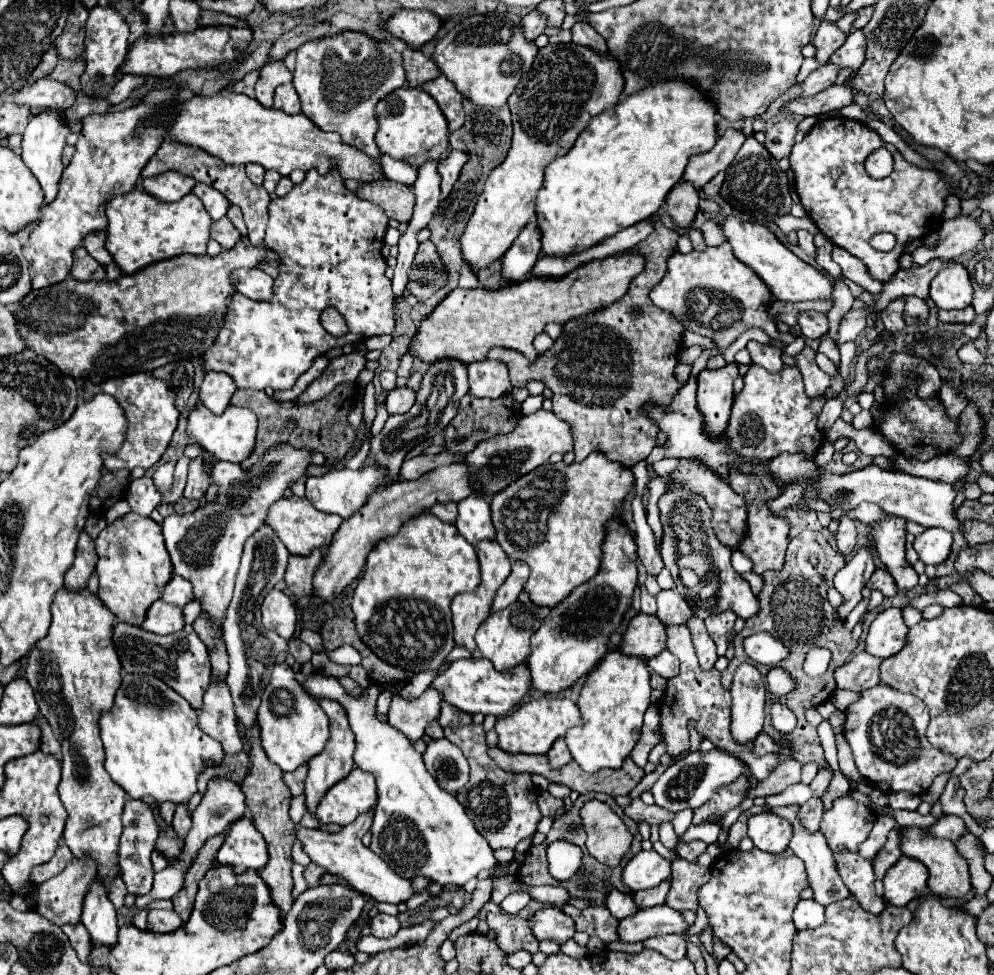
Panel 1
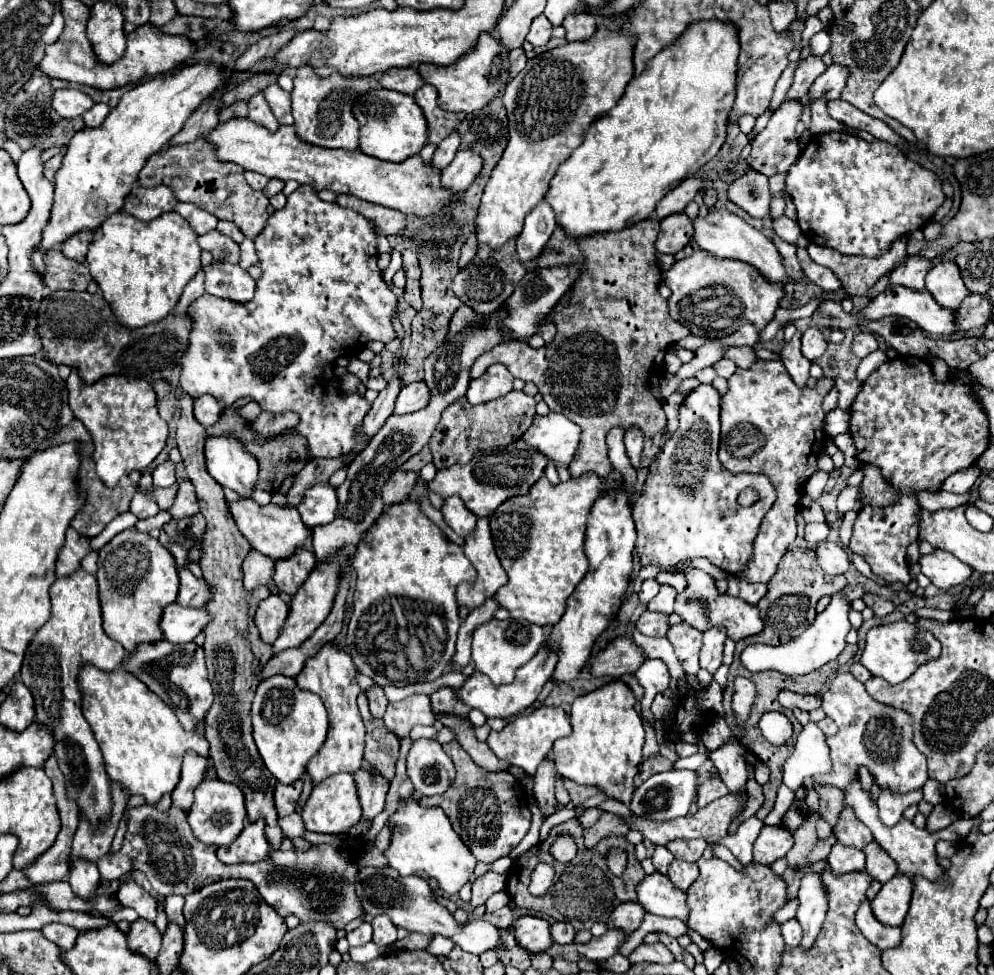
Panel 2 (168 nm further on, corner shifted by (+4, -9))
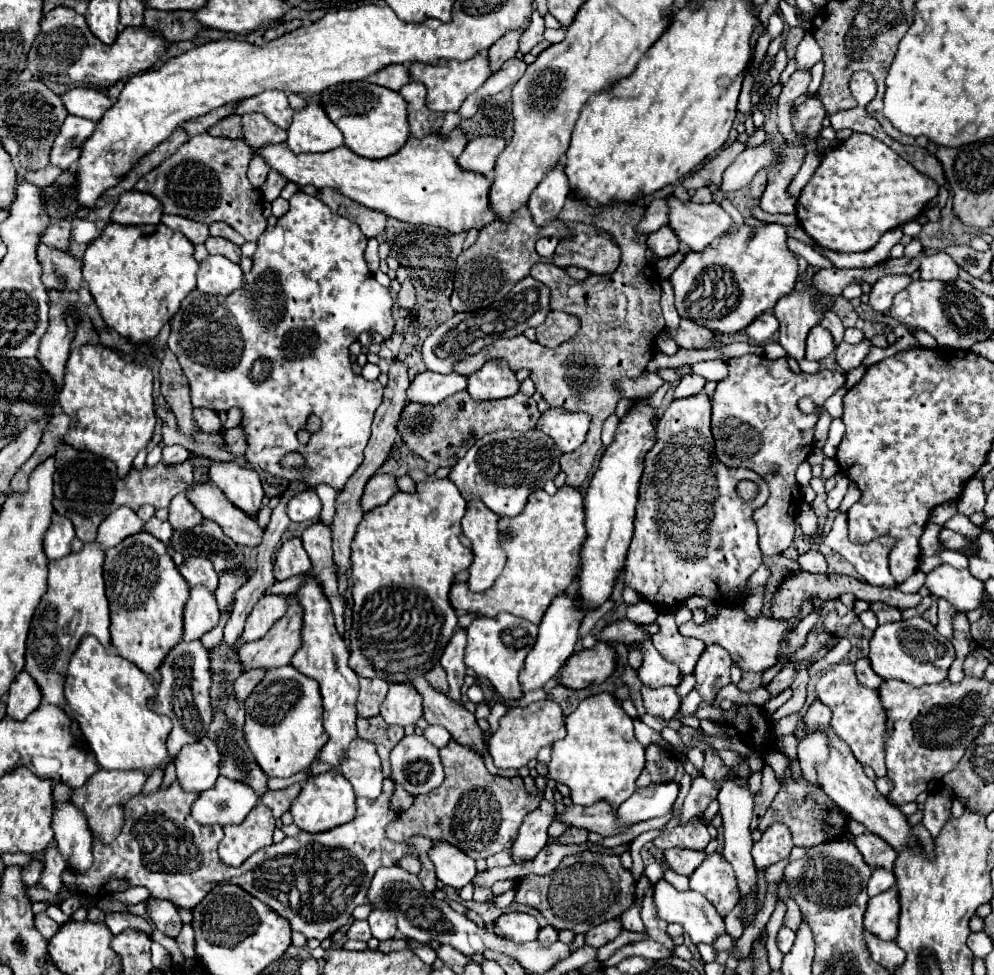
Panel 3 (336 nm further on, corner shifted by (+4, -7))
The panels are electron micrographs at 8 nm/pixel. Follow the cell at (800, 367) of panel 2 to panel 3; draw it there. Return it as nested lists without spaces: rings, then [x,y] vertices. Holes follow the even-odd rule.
[[[808,266],[806,272],[800,276],[802,282],[804,282],[804,288],[802,290],[792,290],[790,294],[782,296],[774,308],[774,314],[776,318],[780,320],[780,344],[782,348],[796,360],[802,360],[804,358],[804,350],[806,350],[806,336],[810,332],[812,326],[816,326],[822,318],[824,318],[824,312],[832,310],[834,306],[834,296],[830,294],[824,294],[820,292],[816,286],[812,286],[812,278],[814,274],[818,272],[820,268],[812,268]]]

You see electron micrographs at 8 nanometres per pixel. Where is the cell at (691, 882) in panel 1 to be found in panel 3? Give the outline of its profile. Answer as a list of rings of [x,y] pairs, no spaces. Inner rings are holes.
[[[670,848],[664,852],[668,866],[676,872],[676,874],[684,874],[690,876],[706,858],[706,852],[698,850],[684,850],[684,848]]]

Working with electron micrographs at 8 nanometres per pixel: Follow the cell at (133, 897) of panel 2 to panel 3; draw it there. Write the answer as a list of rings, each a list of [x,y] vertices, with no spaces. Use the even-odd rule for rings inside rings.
[[[148,900],[148,912],[150,912],[150,918],[152,922],[156,924],[156,928],[170,936],[170,938],[176,938],[182,930],[182,918],[178,914],[178,908],[168,902],[168,900]]]

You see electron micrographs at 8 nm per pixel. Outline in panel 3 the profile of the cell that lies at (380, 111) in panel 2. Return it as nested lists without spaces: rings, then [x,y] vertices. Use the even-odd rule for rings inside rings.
[[[366,80],[330,86],[318,94],[318,102],[326,116],[342,130],[344,146],[358,156],[386,158],[392,152],[398,152],[404,146],[404,140],[410,136],[408,118],[404,116],[408,104],[404,104],[404,98],[398,92],[386,90]]]

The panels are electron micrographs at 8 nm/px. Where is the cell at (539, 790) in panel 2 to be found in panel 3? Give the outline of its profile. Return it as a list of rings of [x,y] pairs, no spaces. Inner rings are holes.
[[[544,800],[544,804],[536,810],[536,812],[530,812],[520,830],[518,830],[518,836],[512,844],[512,858],[514,862],[524,862],[524,860],[532,860],[548,842],[548,826],[550,822],[554,820],[554,806]]]

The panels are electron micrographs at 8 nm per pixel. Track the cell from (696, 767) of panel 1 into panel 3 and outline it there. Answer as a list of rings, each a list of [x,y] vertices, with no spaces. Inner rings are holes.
[[[676,782],[652,784],[646,788],[638,788],[622,806],[616,810],[618,824],[636,824],[642,820],[650,820],[656,816],[664,816],[672,810],[678,796]]]

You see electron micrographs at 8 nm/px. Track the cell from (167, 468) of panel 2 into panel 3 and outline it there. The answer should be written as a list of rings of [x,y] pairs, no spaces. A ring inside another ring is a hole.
[[[164,446],[162,448],[162,460],[166,464],[180,464],[190,456],[190,452],[182,446]]]

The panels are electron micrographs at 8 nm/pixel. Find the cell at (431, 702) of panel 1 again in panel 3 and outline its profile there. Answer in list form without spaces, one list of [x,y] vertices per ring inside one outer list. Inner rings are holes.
[[[408,682],[390,684],[380,714],[388,724],[414,726],[422,718],[422,696]]]

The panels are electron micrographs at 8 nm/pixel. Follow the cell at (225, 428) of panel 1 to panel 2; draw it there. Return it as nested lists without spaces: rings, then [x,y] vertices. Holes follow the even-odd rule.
[[[208,436],[204,452],[208,472],[222,488],[230,488],[240,496],[252,494],[258,478],[258,462],[236,436]]]

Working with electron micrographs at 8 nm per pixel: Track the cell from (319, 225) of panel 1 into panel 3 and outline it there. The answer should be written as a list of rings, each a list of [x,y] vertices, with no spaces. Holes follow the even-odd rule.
[[[296,192],[290,198],[290,210],[278,220],[275,226],[269,226],[258,239],[258,250],[252,256],[252,270],[248,274],[244,274],[244,288],[224,296],[210,296],[210,294],[202,294],[200,290],[192,290],[184,300],[180,310],[174,314],[172,322],[172,330],[170,330],[170,338],[168,338],[168,348],[176,354],[176,358],[182,364],[182,370],[190,382],[190,398],[192,398],[192,406],[194,408],[208,408],[214,412],[228,412],[230,408],[240,408],[242,410],[242,428],[244,428],[244,438],[246,438],[246,454],[244,458],[254,464],[260,466],[264,472],[284,478],[288,482],[302,482],[308,484],[308,488],[316,488],[318,484],[328,484],[336,490],[344,488],[346,480],[352,476],[352,472],[356,472],[356,468],[360,466],[360,460],[364,458],[362,452],[368,444],[370,438],[370,424],[374,418],[376,408],[382,402],[382,384],[378,380],[370,382],[364,380],[362,376],[356,376],[352,372],[350,366],[350,354],[348,354],[348,346],[352,342],[358,340],[358,336],[366,330],[378,330],[384,338],[390,338],[394,332],[394,318],[392,318],[392,304],[394,300],[390,298],[388,288],[380,286],[374,276],[370,274],[366,260],[364,260],[364,250],[366,250],[366,238],[360,232],[360,228],[356,224],[352,224],[348,218],[332,214],[326,204],[322,204],[318,198],[308,196],[304,192]],[[308,416],[318,416],[322,420],[322,430],[318,434],[312,434],[312,440],[308,446],[302,446],[296,438],[296,434],[300,430],[306,428]],[[288,452],[300,452],[306,458],[306,470],[286,470],[280,466],[280,458]]]

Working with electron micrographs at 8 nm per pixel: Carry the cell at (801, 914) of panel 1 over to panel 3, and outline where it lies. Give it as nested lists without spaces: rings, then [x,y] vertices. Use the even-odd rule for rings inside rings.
[[[782,926],[782,928],[780,928],[780,932],[778,932],[776,942],[778,942],[778,950],[780,950],[782,954],[788,954],[788,952],[790,952],[790,948],[792,948],[792,944],[794,944],[794,932],[792,932],[790,928]]]

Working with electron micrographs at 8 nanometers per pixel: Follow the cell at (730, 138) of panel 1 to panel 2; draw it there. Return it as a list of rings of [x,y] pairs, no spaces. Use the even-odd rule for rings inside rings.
[[[692,176],[684,182],[680,182],[680,186],[676,186],[674,190],[670,190],[656,206],[656,218],[662,220],[670,214],[676,214],[676,212],[682,212],[686,208],[688,202],[694,200],[696,192],[702,190],[702,186],[706,184],[708,180],[704,176]]]

